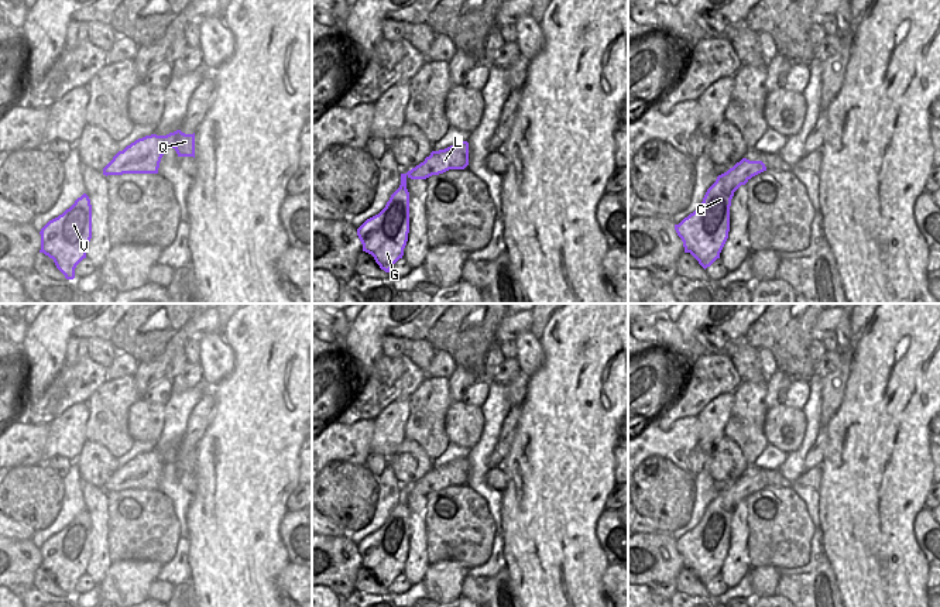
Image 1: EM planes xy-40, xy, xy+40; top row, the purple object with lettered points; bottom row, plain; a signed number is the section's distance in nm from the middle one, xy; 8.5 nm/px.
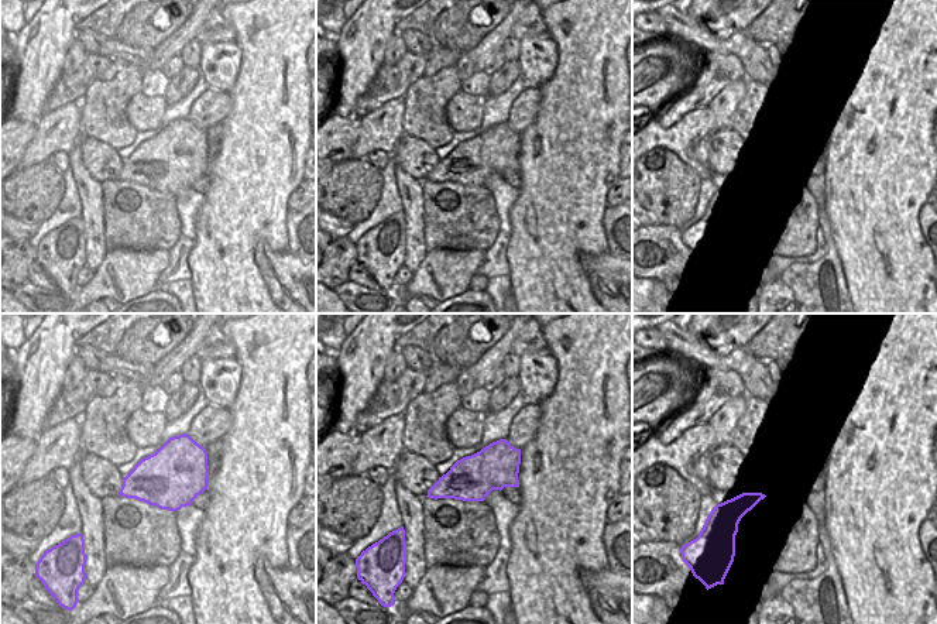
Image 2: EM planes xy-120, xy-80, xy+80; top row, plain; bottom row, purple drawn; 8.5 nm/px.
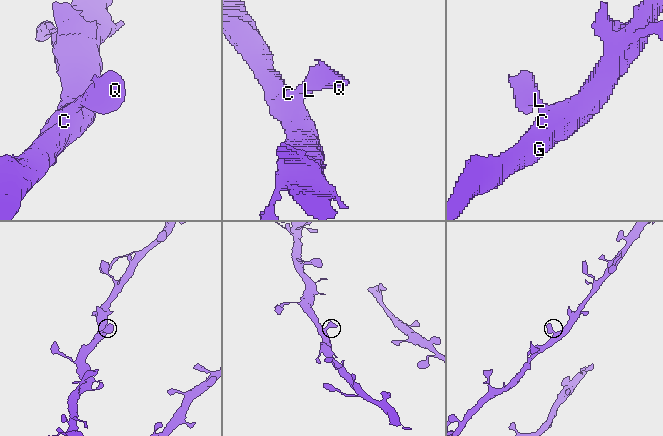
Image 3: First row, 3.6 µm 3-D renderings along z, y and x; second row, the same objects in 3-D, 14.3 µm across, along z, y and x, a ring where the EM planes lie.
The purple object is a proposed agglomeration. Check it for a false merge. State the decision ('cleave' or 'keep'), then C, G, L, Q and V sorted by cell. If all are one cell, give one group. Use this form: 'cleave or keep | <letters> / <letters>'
keep | C G L Q V

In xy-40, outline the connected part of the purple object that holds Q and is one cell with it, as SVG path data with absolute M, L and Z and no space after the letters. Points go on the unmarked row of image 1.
M176 446L167 452L151 450L138 455L113 473L103 484L103 491L158 490L167 463L172 463L178 473L195 474L195 449Z

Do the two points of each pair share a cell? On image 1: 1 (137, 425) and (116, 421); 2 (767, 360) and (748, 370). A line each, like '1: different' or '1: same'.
1: different
2: different

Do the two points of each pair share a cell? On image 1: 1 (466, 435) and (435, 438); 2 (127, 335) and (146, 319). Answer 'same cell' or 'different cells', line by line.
1: different cells
2: same cell

